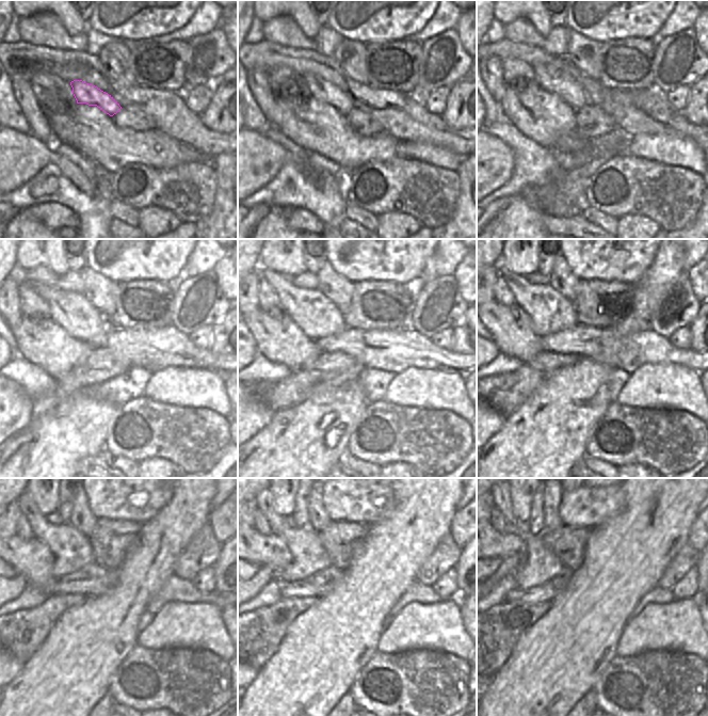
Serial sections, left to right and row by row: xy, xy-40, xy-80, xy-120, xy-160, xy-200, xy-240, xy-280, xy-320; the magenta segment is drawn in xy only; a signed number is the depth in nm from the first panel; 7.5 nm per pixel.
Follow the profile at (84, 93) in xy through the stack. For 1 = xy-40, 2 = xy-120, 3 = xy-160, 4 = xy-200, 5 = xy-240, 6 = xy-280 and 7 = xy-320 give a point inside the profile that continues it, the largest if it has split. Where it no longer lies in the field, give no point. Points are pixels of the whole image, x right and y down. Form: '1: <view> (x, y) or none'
1: xy-40 (319, 88)
2: xy-120 (73, 311)
3: xy-160 (310, 309)
4: xy-200 (549, 311)
5: xy-240 (73, 551)
6: xy-280 (304, 543)
7: xy-320 (533, 544)

